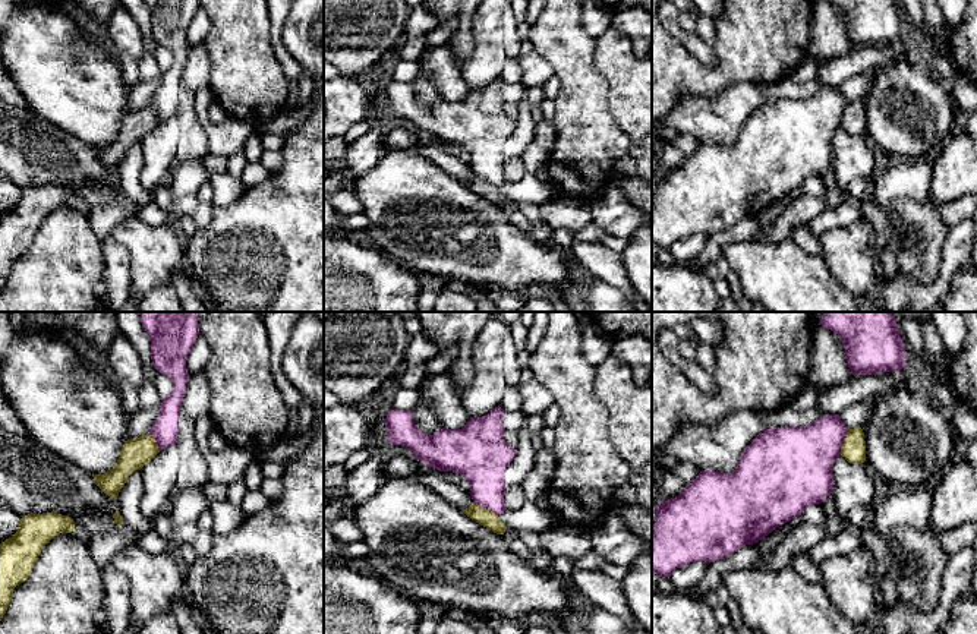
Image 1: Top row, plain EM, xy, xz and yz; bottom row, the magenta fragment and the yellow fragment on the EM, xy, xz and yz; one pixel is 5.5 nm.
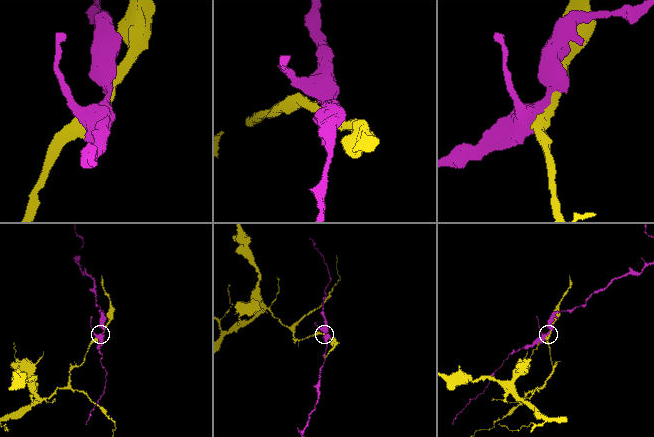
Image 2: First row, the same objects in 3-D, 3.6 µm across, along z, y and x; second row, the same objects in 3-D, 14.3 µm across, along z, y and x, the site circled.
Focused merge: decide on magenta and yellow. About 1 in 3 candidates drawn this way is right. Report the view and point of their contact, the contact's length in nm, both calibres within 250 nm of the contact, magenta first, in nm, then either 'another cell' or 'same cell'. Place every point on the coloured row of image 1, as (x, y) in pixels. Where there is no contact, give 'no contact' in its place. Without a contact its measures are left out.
meets magenta in xz at (485, 507); contact 160 nm long; 280 nm thick on the magenta side, 90 nm on the other; another cell

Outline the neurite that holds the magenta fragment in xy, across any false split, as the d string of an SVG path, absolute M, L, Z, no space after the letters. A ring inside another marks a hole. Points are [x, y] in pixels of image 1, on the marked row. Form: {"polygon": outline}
{"polygon": "M139 312L139 315L151 340L154 368L174 381L174 389L164 397L161 413L149 430L161 451L174 445L179 435L180 407L189 379L186 360L201 334L198 312Z"}

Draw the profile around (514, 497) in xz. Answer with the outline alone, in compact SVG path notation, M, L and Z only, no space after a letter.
M520 483L505 488L504 502L508 511L520 510L526 501L526 493Z

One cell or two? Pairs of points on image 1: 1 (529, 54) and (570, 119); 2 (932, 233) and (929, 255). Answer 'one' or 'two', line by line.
1: two
2: one

